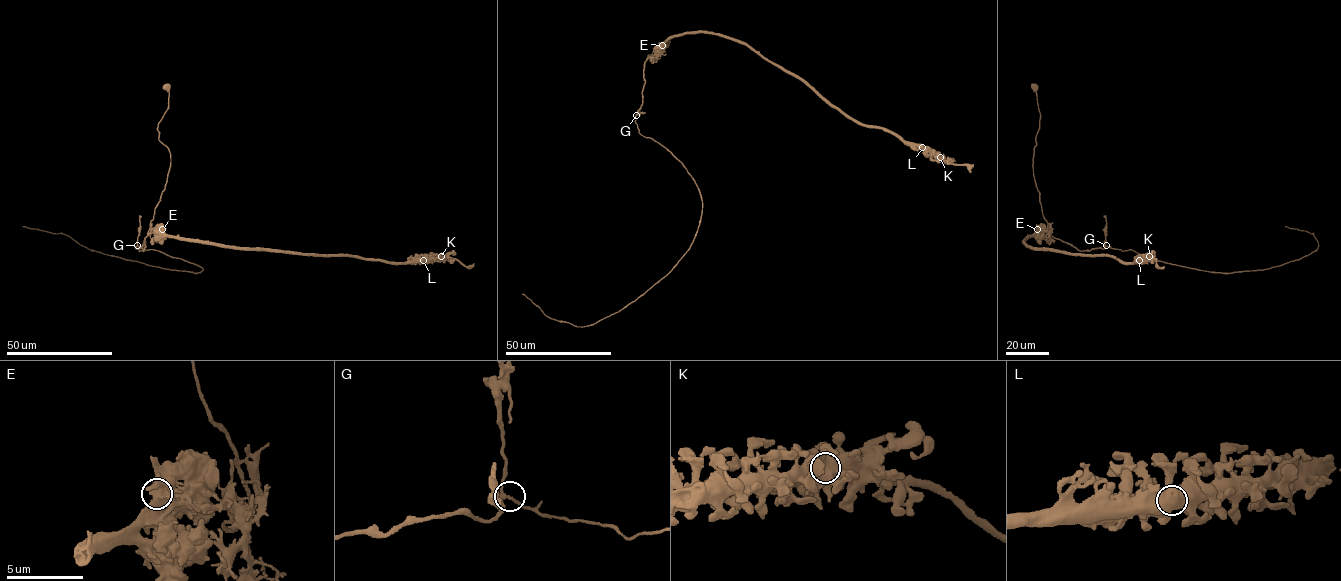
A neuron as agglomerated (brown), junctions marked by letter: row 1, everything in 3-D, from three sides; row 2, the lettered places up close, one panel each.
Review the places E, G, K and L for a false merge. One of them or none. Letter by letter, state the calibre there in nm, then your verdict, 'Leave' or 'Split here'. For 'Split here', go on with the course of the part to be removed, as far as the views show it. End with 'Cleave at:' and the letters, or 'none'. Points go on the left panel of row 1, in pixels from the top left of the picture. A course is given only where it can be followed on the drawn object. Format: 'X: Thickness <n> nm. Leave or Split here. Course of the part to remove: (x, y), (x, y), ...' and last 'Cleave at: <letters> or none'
E: Thickness 850 nm. Split here. Course of the part to remove: (163, 229), (145, 237), (143, 251), (135, 248), (181, 258), (201, 272), (125, 260), (68, 236), (22, 226)
G: Thickness 200 nm. Leave
K: Thickness 650 nm. Leave
L: Thickness 800 nm. Leave
Cleave at: E

